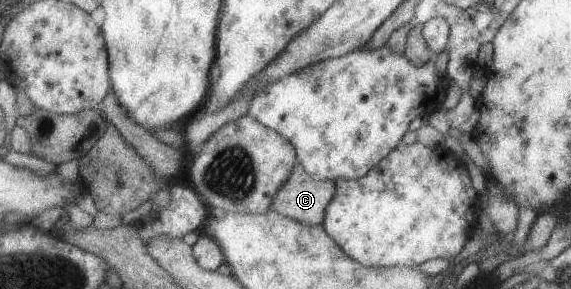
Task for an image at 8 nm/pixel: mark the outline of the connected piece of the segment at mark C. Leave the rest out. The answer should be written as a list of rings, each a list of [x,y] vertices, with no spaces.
[[[298,162],[286,184],[277,192],[271,209],[305,225],[322,226],[335,191],[335,181],[316,180]]]

